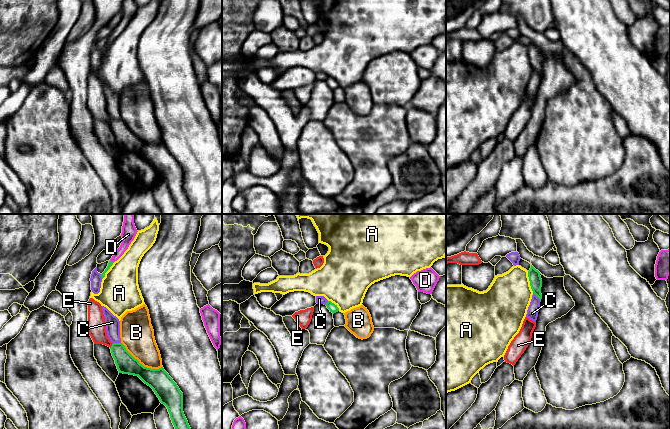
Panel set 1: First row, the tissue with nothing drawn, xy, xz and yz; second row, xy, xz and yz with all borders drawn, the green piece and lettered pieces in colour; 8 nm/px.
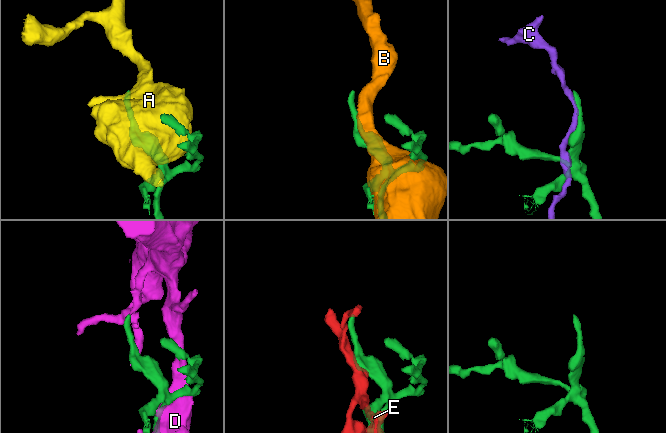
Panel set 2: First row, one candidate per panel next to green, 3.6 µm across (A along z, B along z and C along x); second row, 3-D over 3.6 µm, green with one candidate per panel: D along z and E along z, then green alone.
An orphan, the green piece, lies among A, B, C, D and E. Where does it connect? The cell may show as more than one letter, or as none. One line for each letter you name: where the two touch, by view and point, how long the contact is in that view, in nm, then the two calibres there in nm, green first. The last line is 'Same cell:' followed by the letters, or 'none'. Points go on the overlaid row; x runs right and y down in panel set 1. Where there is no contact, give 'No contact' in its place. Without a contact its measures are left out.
A: Touches green at yz (530, 282). Shared border 180 nm. Thickness 100 nm (green) against 360 nm
Same cell: A

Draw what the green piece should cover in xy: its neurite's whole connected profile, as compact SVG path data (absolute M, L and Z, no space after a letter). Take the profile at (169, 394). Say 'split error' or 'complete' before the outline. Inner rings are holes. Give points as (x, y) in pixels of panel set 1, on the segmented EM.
complete; M113 343L110 349L119 373L138 376L153 389L167 407L175 429L191 429L183 412L183 393L163 367L144 367L122 343Z

